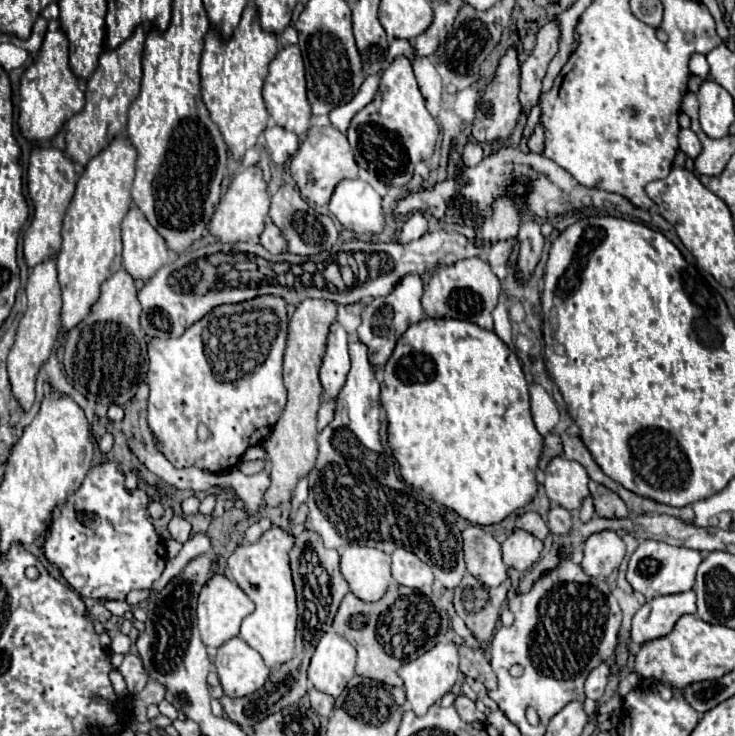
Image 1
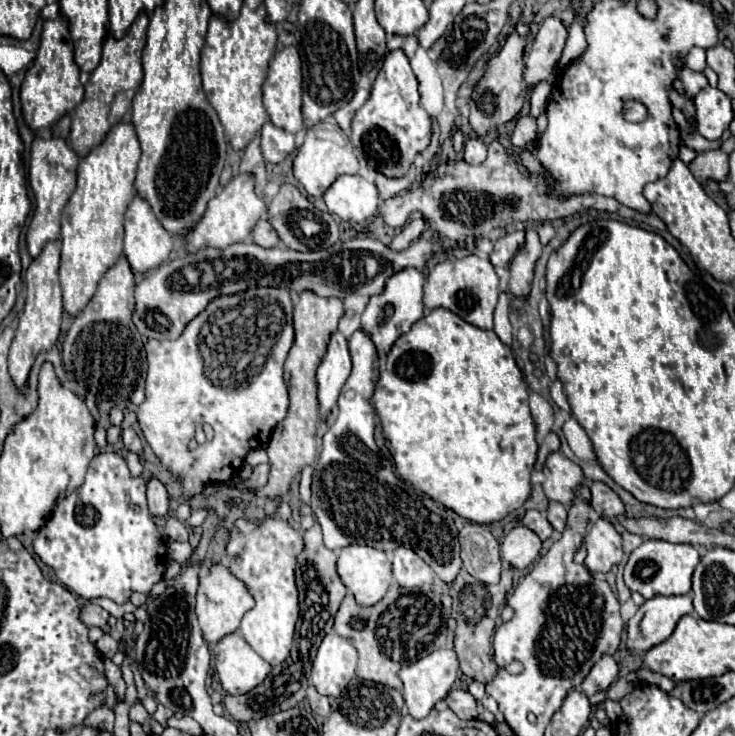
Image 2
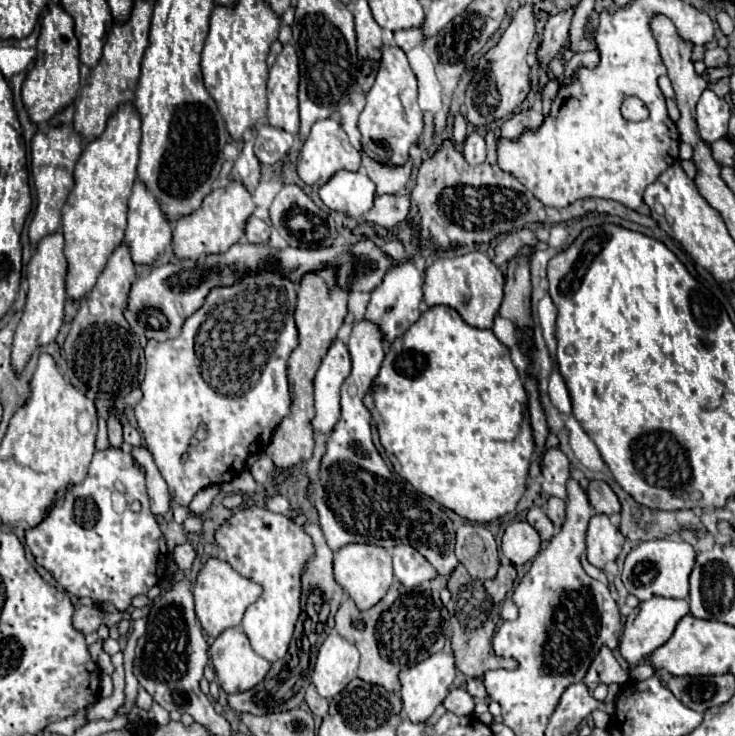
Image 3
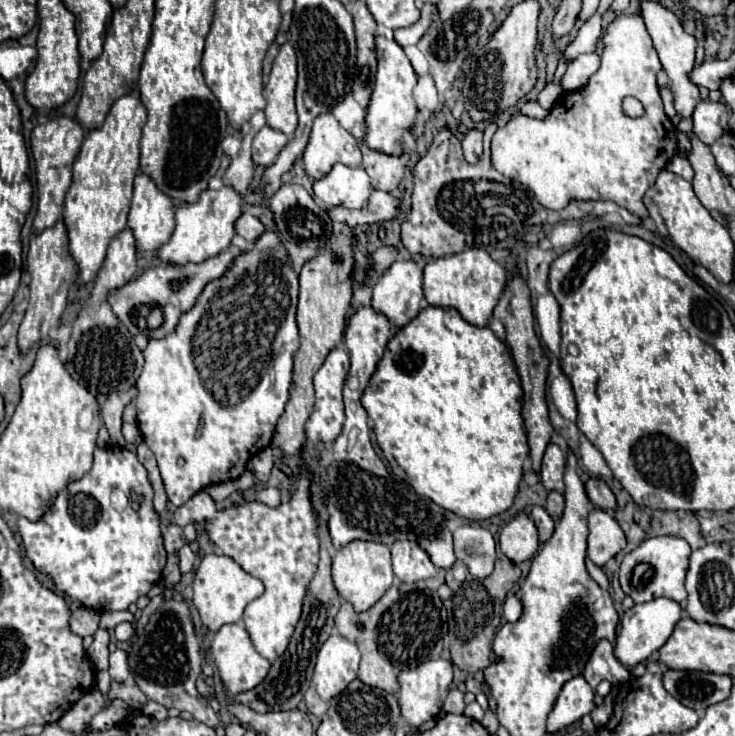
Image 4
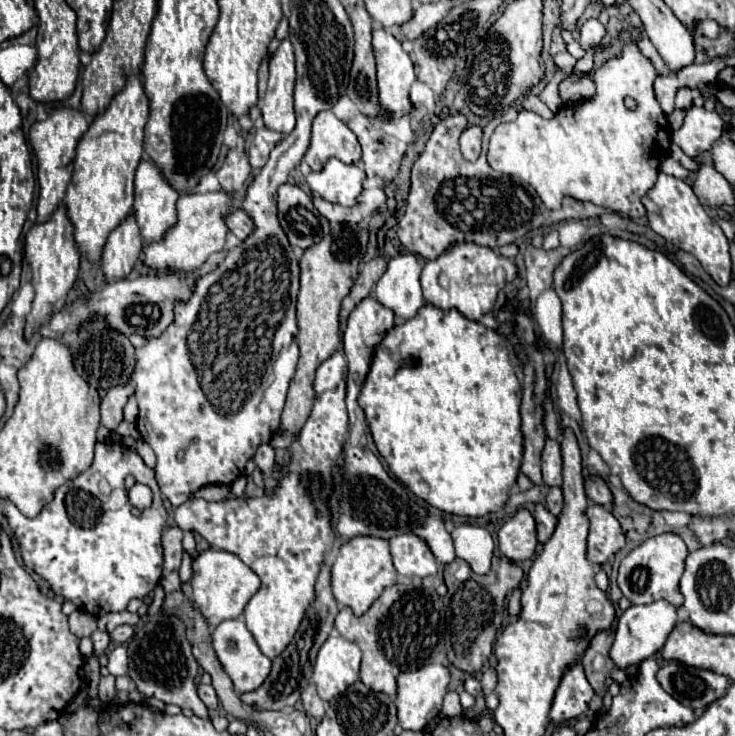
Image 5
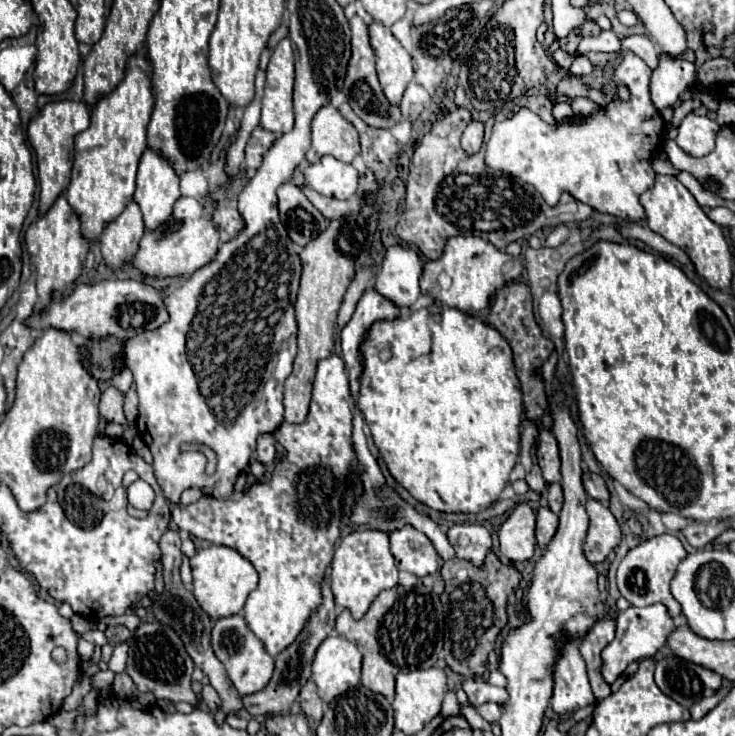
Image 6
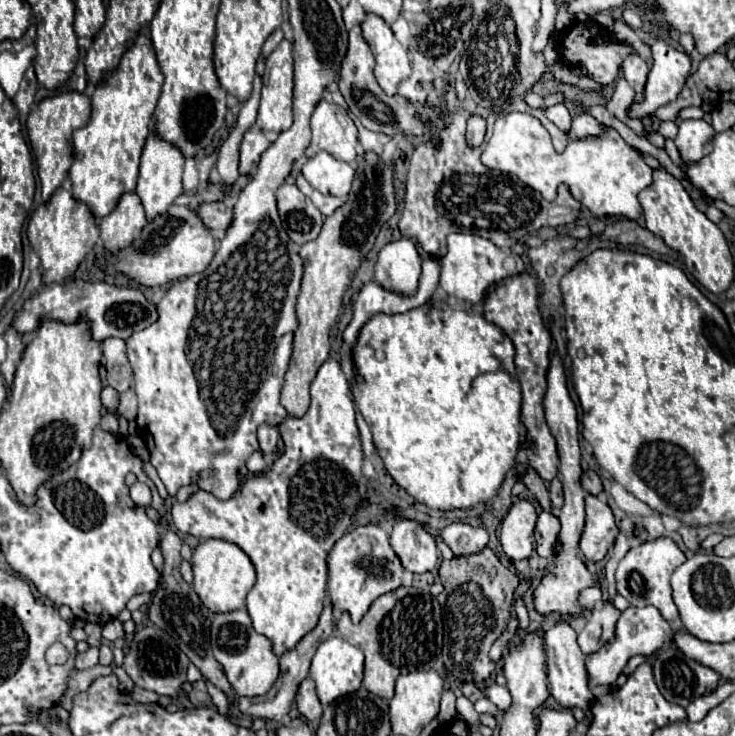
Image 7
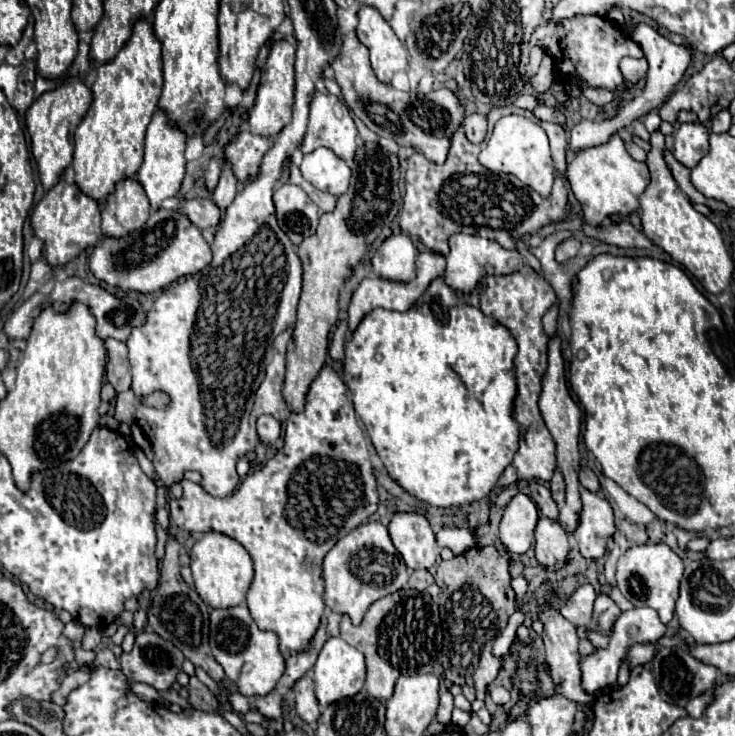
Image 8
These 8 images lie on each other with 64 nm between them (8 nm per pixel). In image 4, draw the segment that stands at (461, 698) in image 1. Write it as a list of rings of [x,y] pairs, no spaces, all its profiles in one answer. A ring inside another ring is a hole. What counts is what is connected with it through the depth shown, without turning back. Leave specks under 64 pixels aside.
[[[450,690],[448,698],[444,700],[444,712],[446,714],[462,714],[464,712],[464,694],[460,690]]]

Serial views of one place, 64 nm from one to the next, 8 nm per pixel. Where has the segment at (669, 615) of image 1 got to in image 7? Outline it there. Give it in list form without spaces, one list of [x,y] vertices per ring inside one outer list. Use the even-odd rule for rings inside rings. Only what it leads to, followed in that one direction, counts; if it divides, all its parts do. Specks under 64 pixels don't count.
[[[630,606],[628,610],[624,610],[618,618],[614,638],[610,642],[606,642],[598,652],[586,656],[586,672],[588,672],[590,688],[602,686],[602,684],[612,686],[616,682],[618,674],[624,670],[630,656],[636,656],[636,654],[652,656],[656,650],[662,648],[662,644],[670,638],[670,634],[672,634],[670,624],[664,622],[664,618],[660,616],[660,612],[654,606],[644,606],[644,608]]]

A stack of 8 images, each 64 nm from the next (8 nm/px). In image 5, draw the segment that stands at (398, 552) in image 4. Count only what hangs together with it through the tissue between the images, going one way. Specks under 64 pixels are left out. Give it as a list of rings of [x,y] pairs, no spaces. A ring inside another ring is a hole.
[[[400,534],[390,540],[390,554],[394,558],[394,568],[402,576],[432,576],[438,572],[438,564],[428,544],[412,534]]]

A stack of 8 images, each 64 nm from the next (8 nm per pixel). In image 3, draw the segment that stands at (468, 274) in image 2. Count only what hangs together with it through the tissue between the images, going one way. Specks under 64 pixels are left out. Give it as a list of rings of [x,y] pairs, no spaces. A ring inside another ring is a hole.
[[[468,252],[456,258],[440,258],[426,268],[424,276],[424,300],[428,306],[452,306],[464,322],[476,328],[492,328],[492,320],[498,314],[502,302],[504,274],[484,252]]]

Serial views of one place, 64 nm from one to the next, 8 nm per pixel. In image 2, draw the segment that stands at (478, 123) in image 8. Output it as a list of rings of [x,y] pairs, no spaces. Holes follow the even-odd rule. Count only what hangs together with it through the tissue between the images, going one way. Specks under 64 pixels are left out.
[[[480,136],[466,140],[464,144],[464,160],[468,164],[482,164],[486,160],[486,144]]]

